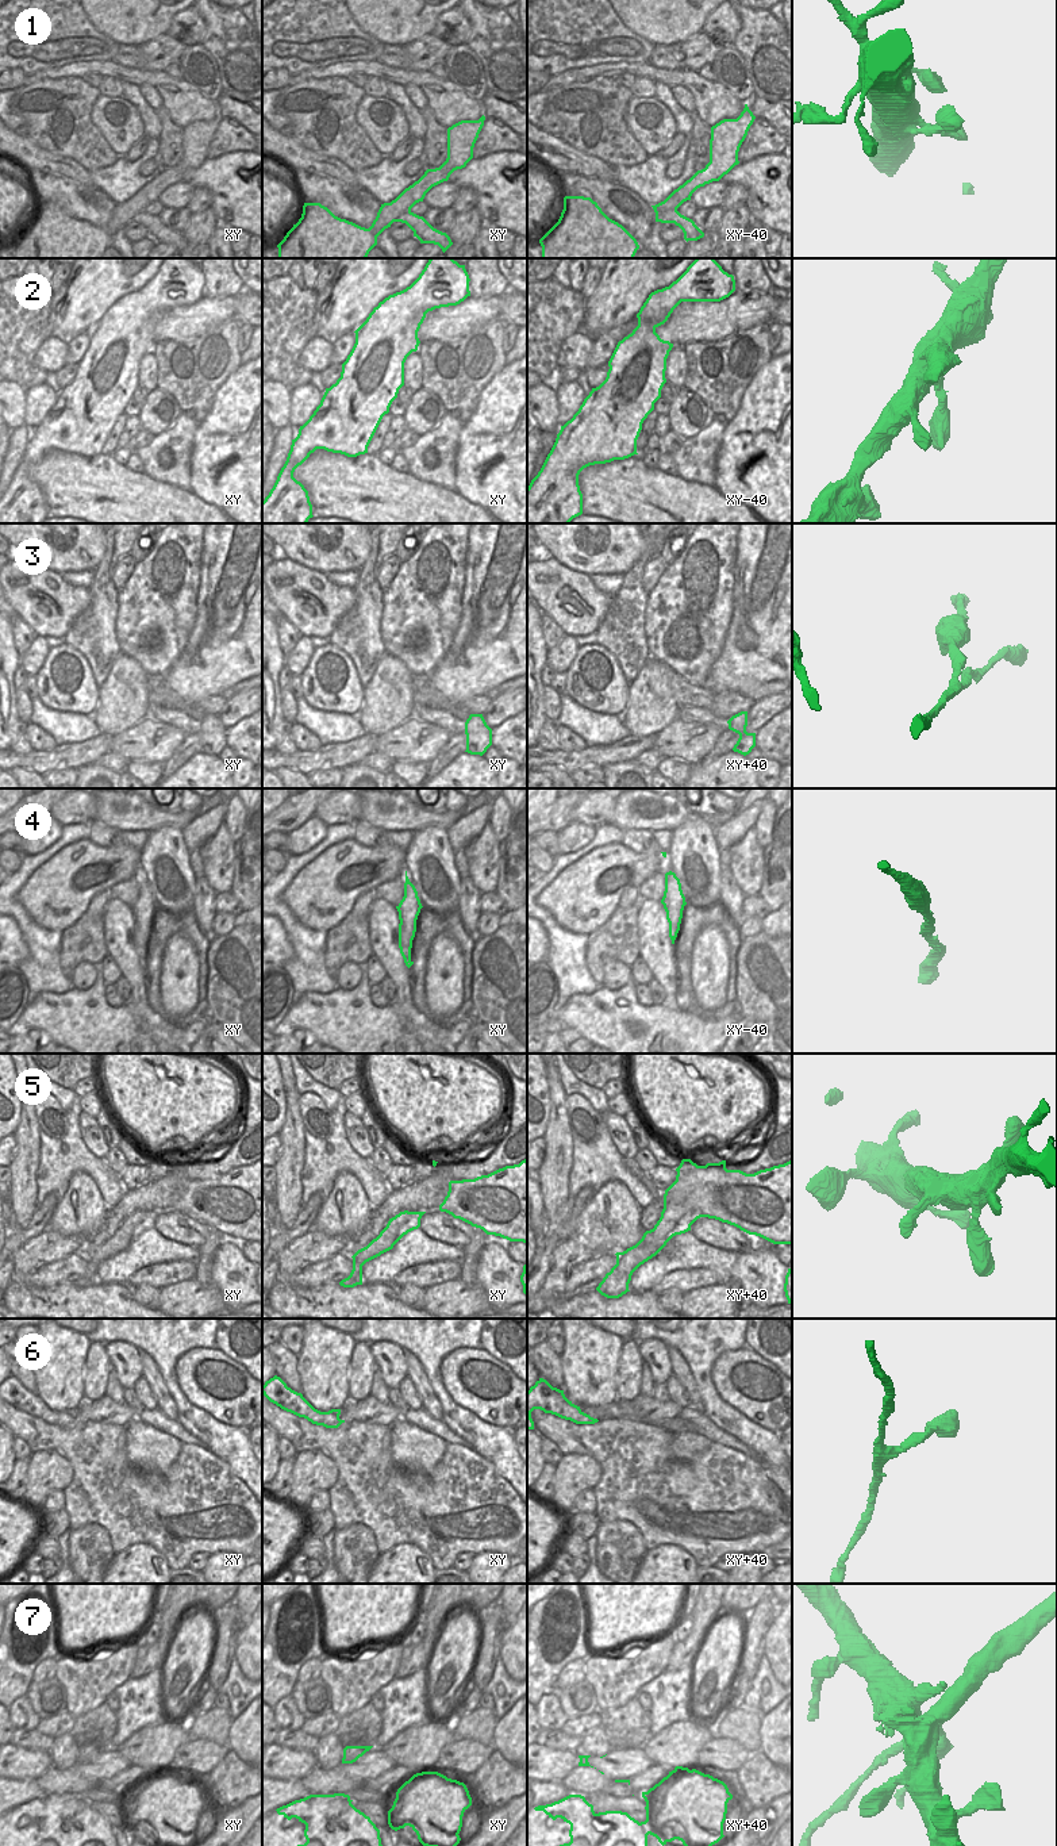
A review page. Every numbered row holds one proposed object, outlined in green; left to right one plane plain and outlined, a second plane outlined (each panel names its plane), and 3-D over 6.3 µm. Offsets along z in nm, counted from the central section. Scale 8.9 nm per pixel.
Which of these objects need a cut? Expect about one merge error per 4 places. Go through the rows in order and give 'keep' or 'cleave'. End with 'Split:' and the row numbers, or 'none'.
1: keep
2: keep
3: keep
4: keep
5: keep
6: keep
7: cleave
Split: 7

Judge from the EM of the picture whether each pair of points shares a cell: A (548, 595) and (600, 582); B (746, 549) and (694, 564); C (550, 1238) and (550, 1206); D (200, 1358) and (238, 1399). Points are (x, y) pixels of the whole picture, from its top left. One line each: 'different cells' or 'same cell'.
A: different cells
B: different cells
C: different cells
D: same cell

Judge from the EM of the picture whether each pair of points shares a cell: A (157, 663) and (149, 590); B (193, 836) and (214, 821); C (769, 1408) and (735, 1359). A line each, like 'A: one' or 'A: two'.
A: one
B: one
C: one

